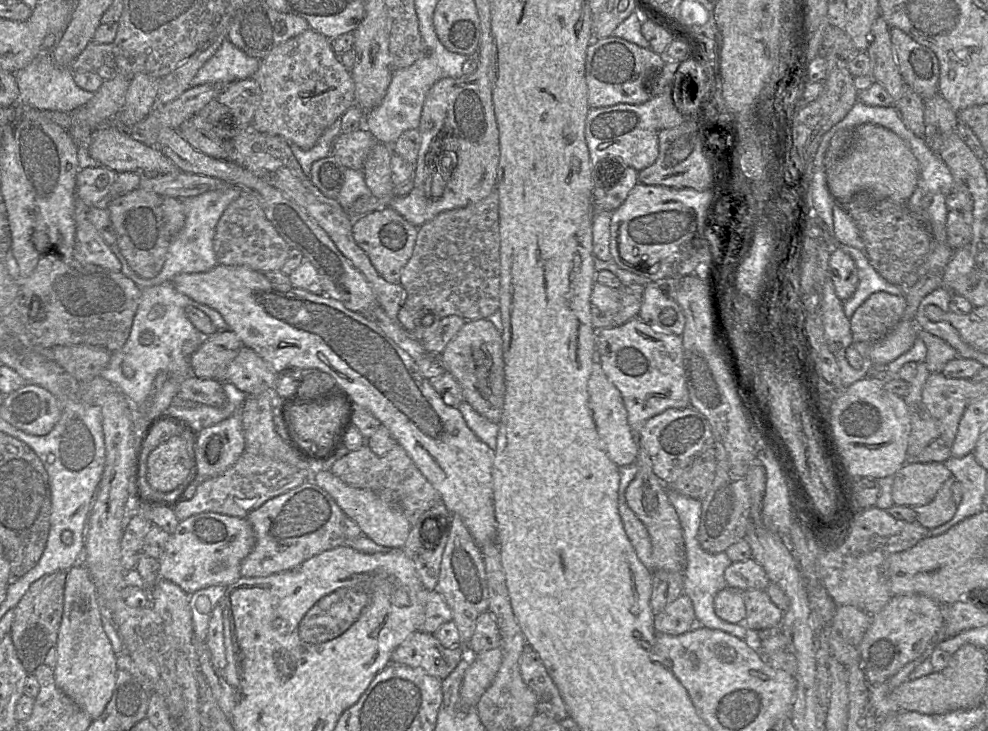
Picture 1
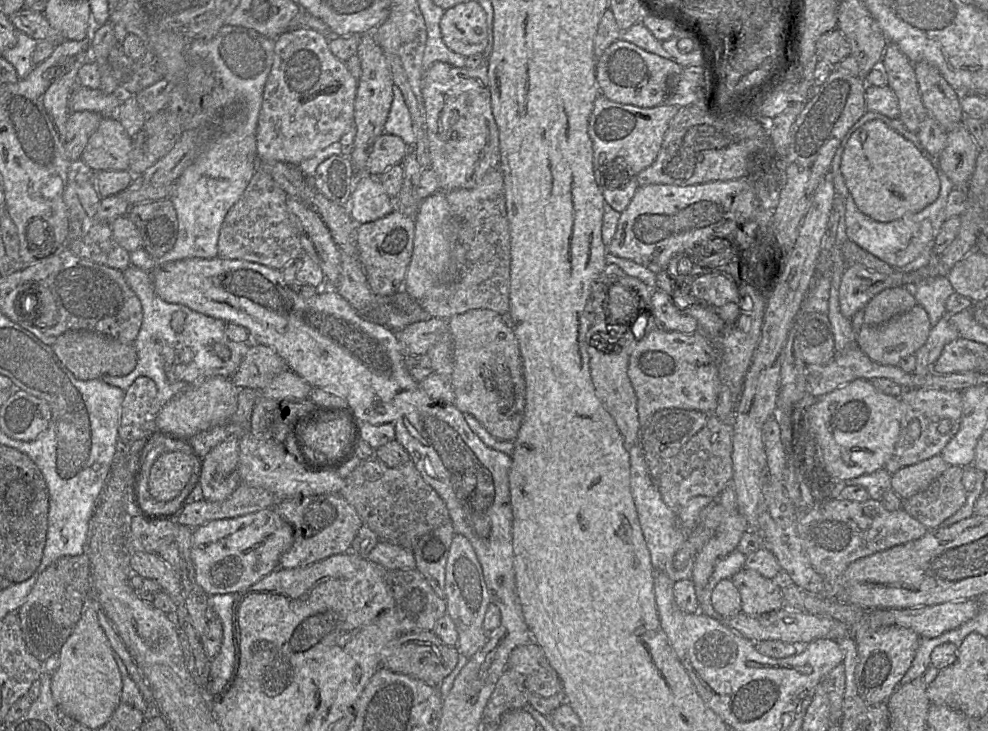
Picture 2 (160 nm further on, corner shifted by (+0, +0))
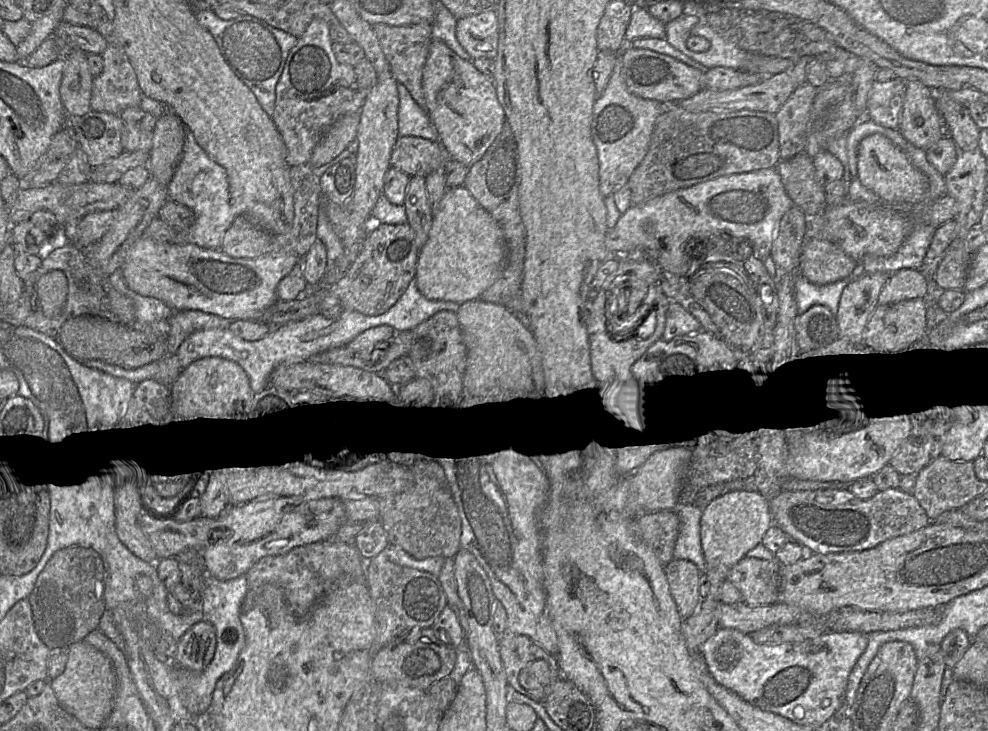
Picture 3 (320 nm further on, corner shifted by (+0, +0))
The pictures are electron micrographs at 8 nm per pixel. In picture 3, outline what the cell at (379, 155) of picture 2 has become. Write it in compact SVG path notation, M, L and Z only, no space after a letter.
M399 136L391 153L390 165L410 177L426 177L444 168L448 159L451 158L439 141Z

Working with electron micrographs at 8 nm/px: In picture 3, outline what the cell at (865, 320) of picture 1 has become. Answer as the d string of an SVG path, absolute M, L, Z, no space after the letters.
M902 269L891 274L879 295L878 305L914 299L926 300L927 292L928 279L920 270Z

